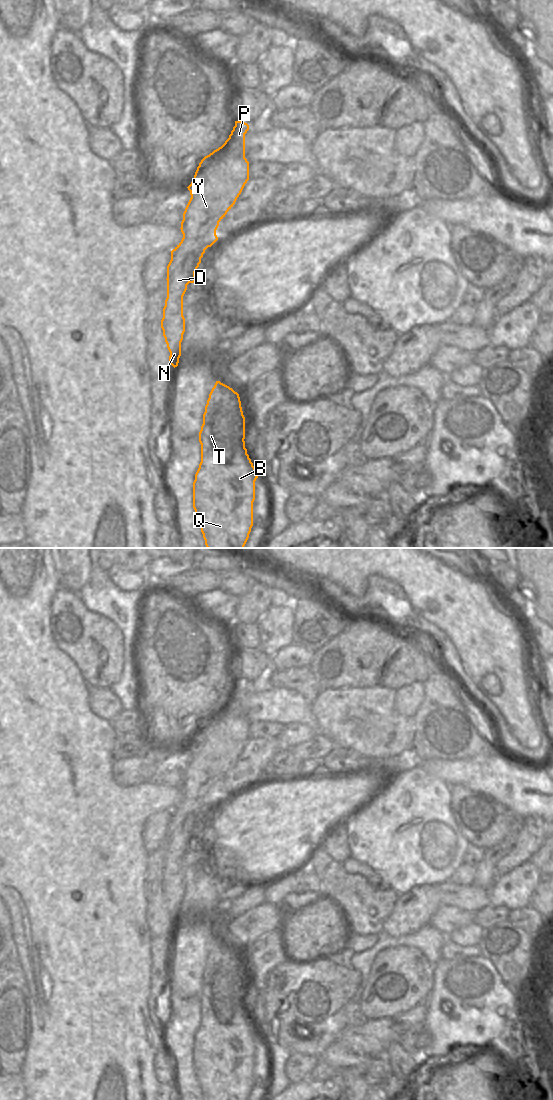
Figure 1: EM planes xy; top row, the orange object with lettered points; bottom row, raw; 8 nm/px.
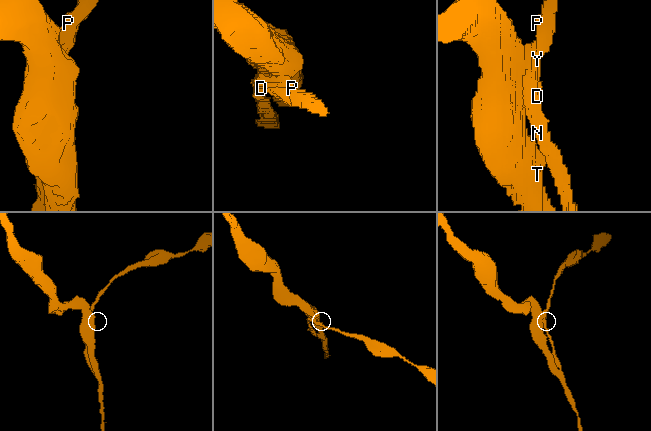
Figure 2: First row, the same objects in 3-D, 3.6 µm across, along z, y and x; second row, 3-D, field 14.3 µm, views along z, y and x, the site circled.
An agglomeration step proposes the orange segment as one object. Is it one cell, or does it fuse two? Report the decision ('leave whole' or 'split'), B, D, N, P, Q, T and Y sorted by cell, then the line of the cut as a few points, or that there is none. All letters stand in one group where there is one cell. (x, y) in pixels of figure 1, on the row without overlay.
leave whole | B D N P Q T Y | no cut

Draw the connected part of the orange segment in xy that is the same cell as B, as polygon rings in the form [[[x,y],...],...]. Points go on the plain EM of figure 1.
[[[216,941],[203,974],[201,1022],[193,1042],[193,1068],[204,1100],[249,1098],[258,1036],[244,999],[239,954]]]

